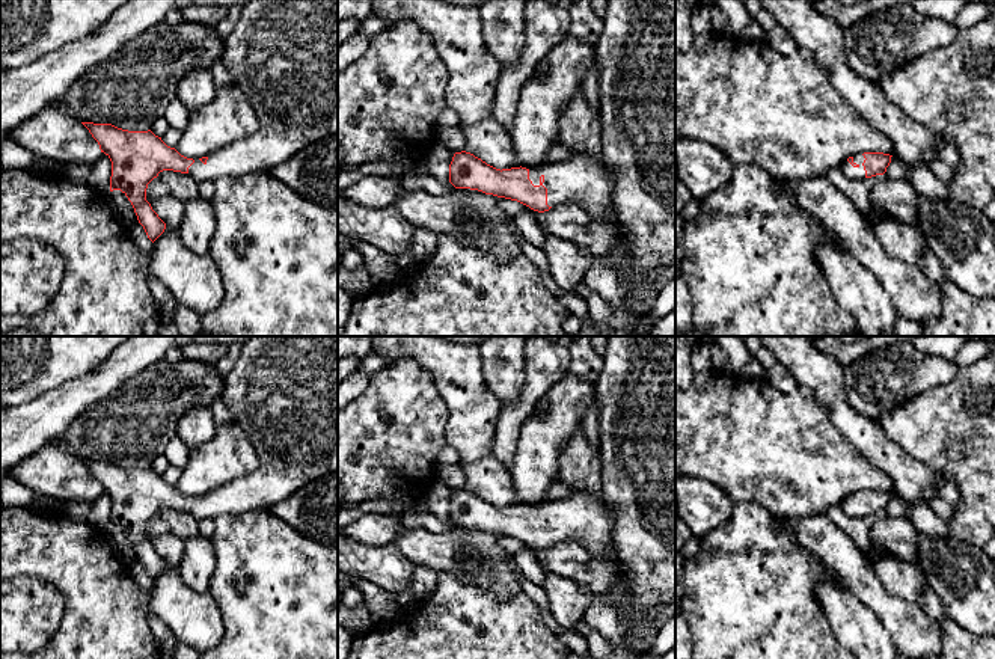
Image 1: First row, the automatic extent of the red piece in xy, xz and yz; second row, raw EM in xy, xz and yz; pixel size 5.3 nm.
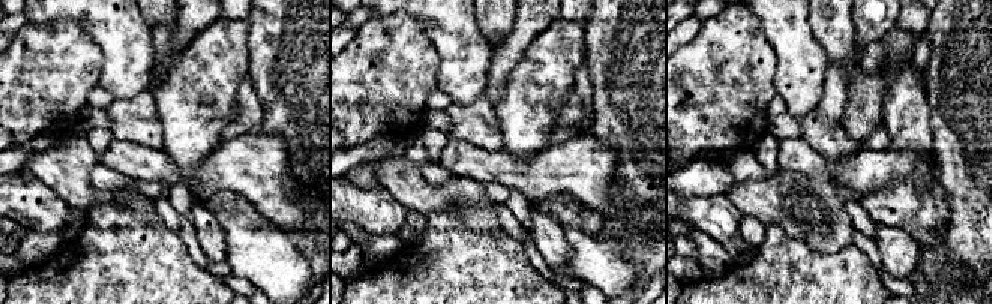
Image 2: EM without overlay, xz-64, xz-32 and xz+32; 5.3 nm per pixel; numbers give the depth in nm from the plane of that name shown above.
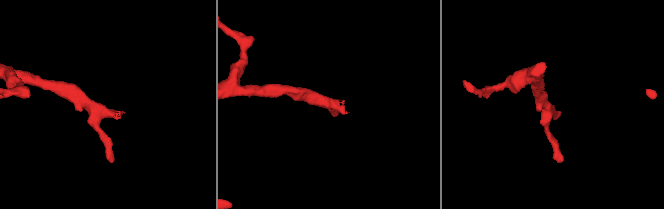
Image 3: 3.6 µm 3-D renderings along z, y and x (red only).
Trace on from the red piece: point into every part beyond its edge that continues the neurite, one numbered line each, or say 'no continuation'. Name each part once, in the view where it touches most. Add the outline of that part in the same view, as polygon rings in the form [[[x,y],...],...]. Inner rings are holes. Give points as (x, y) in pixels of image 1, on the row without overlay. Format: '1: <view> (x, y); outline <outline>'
1: xz (587, 519); outline [[[574,495],[565,499],[549,501],[541,507],[529,507],[529,517],[547,526],[547,543],[579,541],[592,553],[606,556],[615,547],[615,510],[603,495]]]

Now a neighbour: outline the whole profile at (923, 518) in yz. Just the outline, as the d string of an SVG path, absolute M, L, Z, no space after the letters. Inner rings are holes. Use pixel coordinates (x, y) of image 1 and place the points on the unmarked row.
M908 501L906 517L914 523L920 534L929 537L947 537L950 534L948 522L941 519L929 504L921 501Z

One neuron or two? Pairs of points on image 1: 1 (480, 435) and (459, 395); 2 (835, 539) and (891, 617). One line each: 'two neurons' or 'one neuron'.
1: one neuron
2: one neuron

